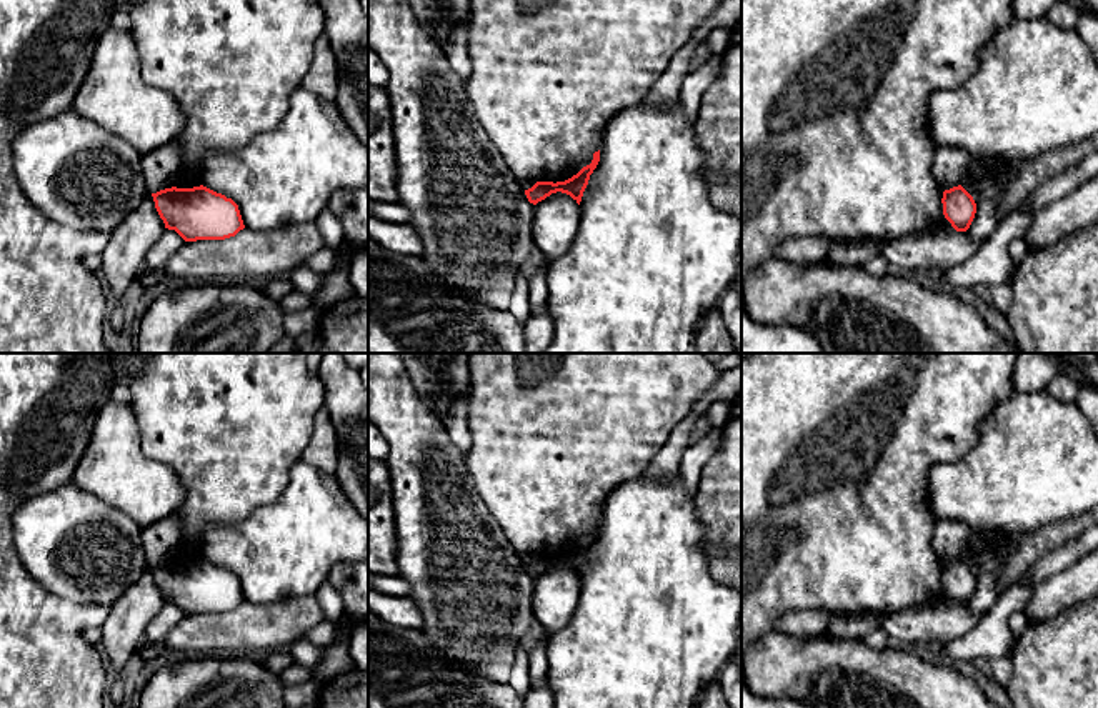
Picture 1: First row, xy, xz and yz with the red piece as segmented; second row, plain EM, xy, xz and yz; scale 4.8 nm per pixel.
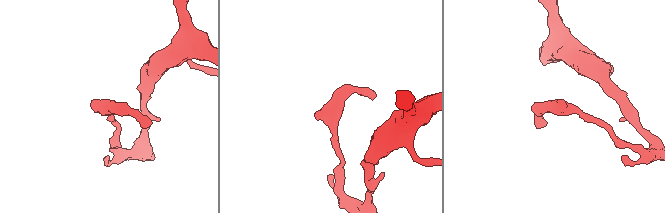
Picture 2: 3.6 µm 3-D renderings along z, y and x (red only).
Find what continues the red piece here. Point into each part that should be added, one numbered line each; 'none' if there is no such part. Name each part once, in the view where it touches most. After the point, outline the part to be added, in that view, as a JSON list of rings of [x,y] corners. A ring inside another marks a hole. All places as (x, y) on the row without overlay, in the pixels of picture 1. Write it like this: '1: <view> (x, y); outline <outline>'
none

